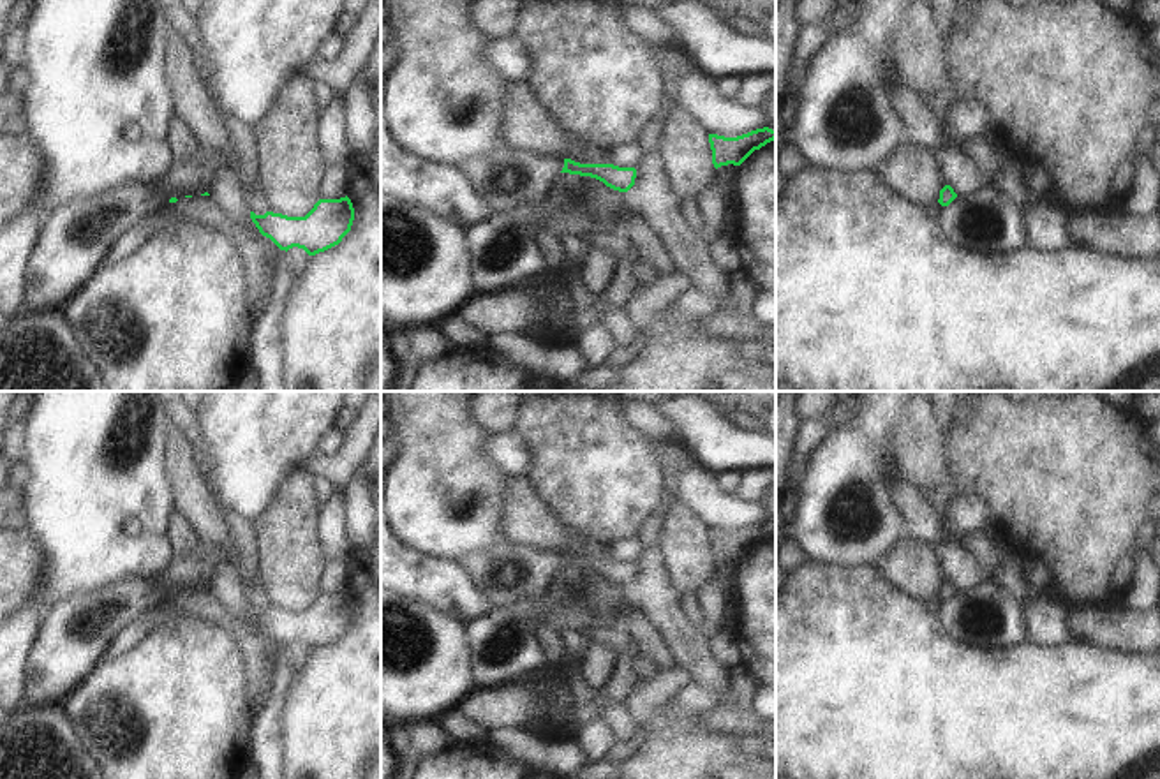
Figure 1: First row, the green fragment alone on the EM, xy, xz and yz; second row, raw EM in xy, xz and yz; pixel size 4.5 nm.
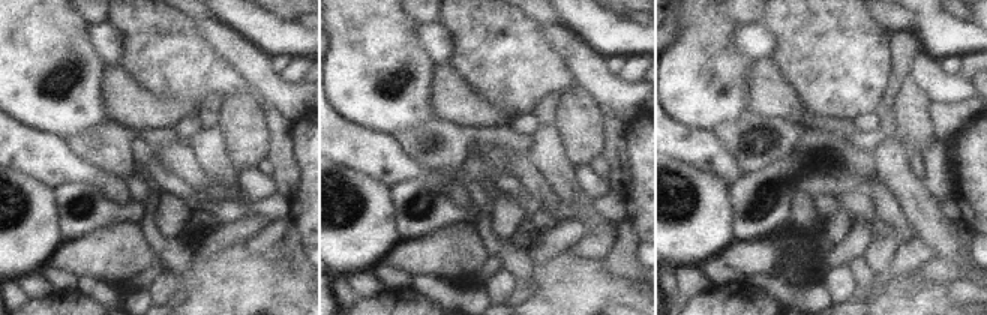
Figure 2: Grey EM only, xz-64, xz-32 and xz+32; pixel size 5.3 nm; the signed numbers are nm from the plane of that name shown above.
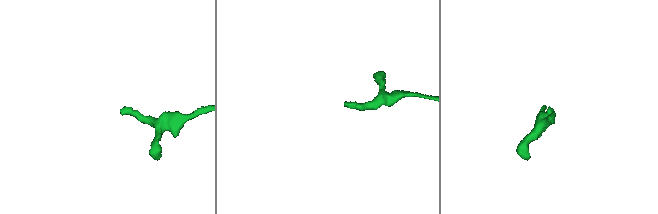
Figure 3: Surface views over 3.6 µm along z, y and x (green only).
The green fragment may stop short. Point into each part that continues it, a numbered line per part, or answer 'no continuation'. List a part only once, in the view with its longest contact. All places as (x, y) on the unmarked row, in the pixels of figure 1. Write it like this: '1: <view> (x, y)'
1: xz (503, 573)

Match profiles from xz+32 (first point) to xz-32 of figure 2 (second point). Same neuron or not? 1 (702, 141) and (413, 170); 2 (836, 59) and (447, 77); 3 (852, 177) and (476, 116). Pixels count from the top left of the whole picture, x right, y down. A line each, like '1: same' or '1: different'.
1: same
2: different
3: different

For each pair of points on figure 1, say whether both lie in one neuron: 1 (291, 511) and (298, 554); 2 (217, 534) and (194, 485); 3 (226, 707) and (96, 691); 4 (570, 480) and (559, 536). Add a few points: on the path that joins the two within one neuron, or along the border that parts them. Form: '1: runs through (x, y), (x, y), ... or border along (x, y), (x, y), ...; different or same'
1: runs through (291, 522), (291, 543); same
2: runs through (207, 522), (194, 497); same
3: runs through (194, 707), (136, 707), (127, 702); same
4: border along (535, 490), (563, 522), (589, 540); different

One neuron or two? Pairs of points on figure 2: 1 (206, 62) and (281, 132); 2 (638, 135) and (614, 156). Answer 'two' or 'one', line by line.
1: one
2: two

